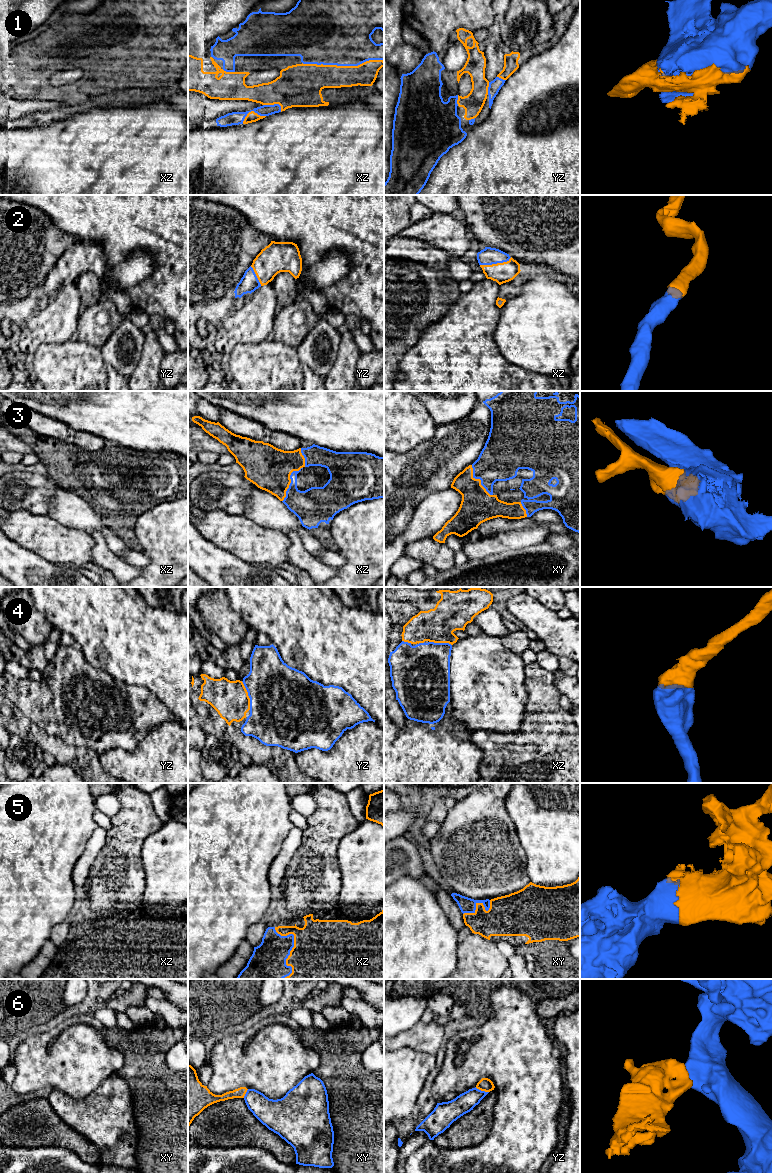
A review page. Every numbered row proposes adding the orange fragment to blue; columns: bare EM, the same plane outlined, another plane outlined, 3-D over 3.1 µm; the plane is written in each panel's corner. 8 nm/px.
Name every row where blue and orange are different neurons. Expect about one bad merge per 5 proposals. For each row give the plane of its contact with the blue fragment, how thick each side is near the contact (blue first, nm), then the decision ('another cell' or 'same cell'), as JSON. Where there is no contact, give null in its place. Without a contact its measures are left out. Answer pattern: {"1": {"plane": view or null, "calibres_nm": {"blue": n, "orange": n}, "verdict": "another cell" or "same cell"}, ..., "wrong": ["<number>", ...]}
{"1": {"plane": "xz", "calibres_nm": {"blue": 500, "orange": 220}, "verdict": "same cell"}, "2": {"plane": "xz", "calibres_nm": {"blue": 140, "orange": 160}, "verdict": "same cell"}, "3": {"plane": "xz", "calibres_nm": {"blue": 280, "orange": 360}, "verdict": "same cell"}, "4": {"plane": "yz", "calibres_nm": {"blue": 480, "orange": 300}, "verdict": "same cell"}, "5": {"plane": "xz", "calibres_nm": {"blue": 300, "orange": 480}, "verdict": "same cell"}, "6": {"plane": "yz", "calibres_nm": {"blue": 160, "orange": 110}, "verdict": "another cell"}, "wrong": ["6"]}

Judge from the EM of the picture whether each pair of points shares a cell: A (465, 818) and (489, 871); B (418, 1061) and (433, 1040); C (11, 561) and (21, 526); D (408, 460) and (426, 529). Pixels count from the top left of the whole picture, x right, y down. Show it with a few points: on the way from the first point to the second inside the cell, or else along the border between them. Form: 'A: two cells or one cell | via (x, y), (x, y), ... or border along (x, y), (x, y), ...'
A: one cell | via (477, 831), (477, 839), (489, 851), (489, 858)
B: two cells | border along (401, 1047), (411, 1047), (434, 1055)
C: two cells | border along (10, 538), (36, 554)
D: two cells | border along (439, 490), (428, 494), (417, 505), (408, 524)

